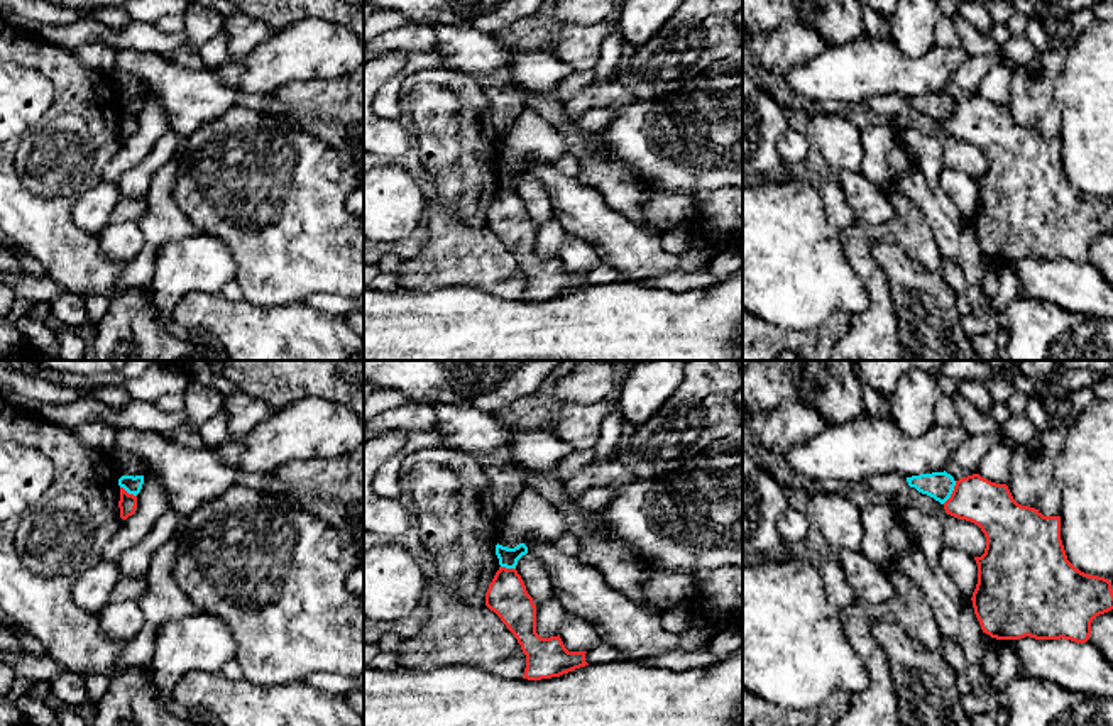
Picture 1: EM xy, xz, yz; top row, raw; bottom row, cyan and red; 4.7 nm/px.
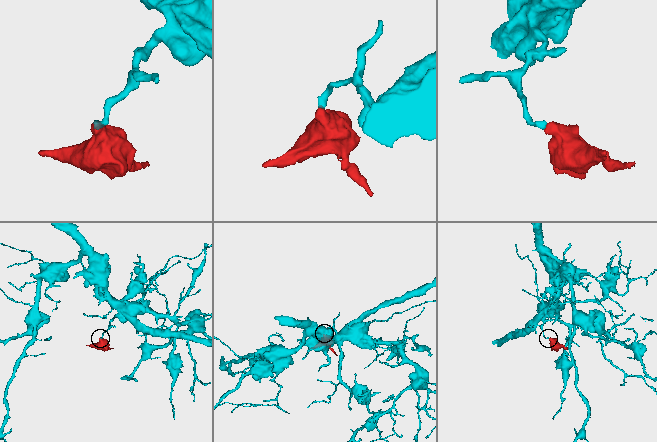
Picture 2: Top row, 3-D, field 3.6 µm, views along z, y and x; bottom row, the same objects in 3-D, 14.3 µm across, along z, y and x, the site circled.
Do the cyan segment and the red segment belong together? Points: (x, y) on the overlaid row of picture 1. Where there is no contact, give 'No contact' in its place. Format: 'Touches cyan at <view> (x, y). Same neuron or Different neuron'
Touches cyan at yz (951, 493). Different neuron

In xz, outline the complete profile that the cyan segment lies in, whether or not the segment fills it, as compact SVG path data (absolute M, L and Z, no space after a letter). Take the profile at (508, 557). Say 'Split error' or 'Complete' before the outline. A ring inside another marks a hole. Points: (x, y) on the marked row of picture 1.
Complete. M519 543L514 548L507 548L502 545L496 545L496 555L499 558L499 565L506 569L516 569L518 560L528 553L528 547L524 543Z

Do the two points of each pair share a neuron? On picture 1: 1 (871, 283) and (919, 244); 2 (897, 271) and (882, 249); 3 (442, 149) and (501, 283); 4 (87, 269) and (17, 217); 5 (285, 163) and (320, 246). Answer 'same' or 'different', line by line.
1: same
2: same
3: same
4: same
5: same

